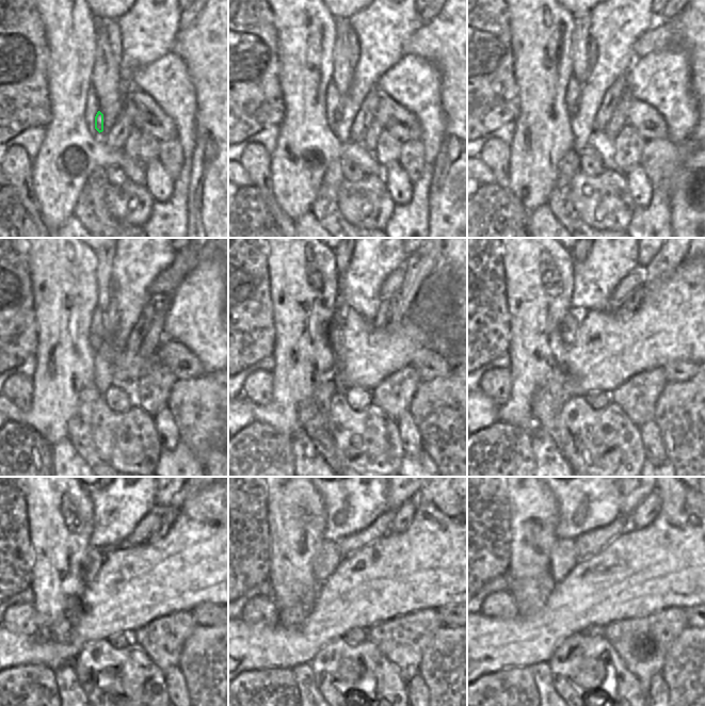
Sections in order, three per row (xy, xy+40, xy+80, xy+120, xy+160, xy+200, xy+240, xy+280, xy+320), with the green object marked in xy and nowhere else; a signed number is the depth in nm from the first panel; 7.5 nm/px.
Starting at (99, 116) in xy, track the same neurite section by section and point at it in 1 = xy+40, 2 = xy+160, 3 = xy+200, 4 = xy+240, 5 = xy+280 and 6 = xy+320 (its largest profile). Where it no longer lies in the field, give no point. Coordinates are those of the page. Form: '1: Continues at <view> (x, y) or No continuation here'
1: Continues at xy+40 (338, 114)
2: Continues at xy+160 (334, 331)
3: Continues at xy+200 (569, 325)
4: Continues at xy+240 (93, 559)
5: Continues at xy+280 (327, 557)
6: Continues at xy+320 (563, 557).

